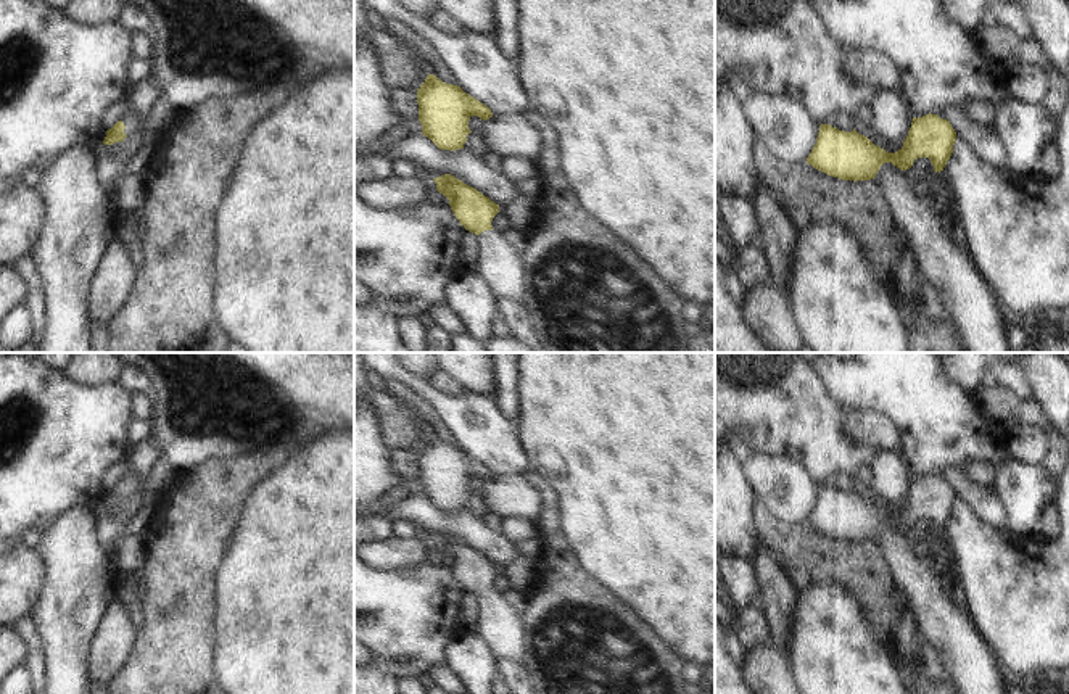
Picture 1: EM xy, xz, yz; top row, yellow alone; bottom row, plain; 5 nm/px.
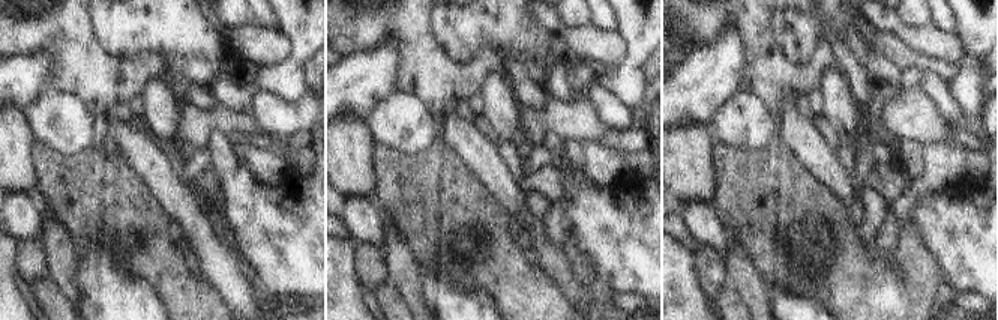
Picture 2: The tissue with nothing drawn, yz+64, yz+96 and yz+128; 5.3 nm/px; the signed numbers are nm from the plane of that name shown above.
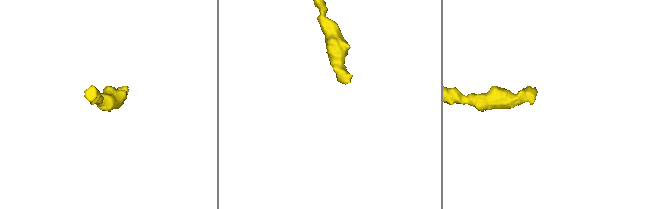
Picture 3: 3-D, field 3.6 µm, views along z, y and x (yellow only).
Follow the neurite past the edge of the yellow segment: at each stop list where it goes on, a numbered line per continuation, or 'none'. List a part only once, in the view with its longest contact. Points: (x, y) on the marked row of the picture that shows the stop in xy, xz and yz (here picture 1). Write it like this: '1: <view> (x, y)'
1: xy (129, 119)

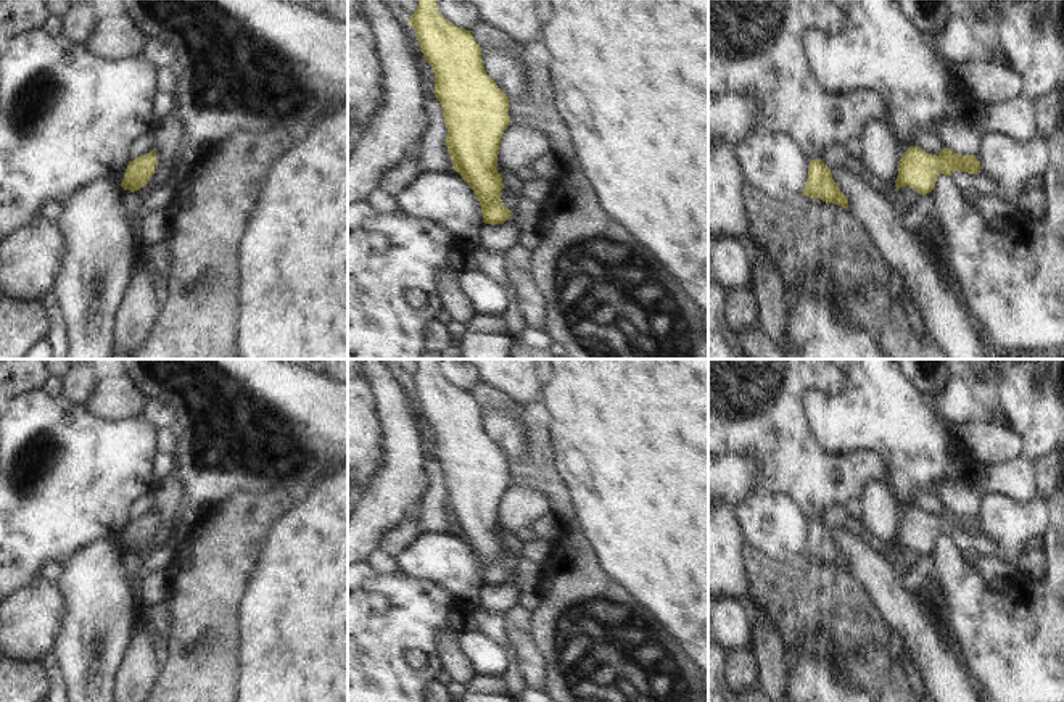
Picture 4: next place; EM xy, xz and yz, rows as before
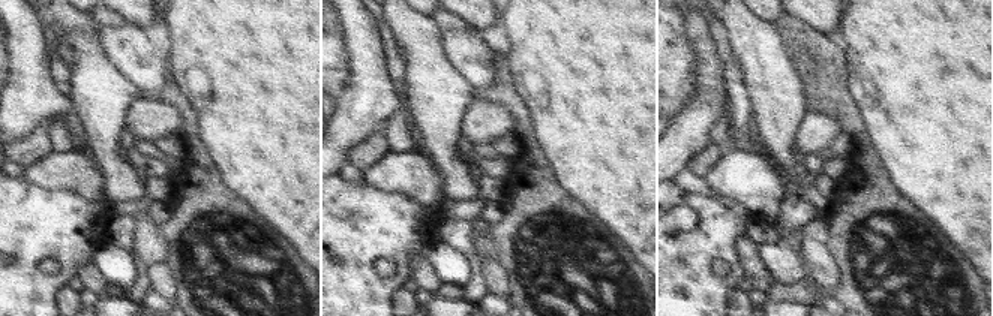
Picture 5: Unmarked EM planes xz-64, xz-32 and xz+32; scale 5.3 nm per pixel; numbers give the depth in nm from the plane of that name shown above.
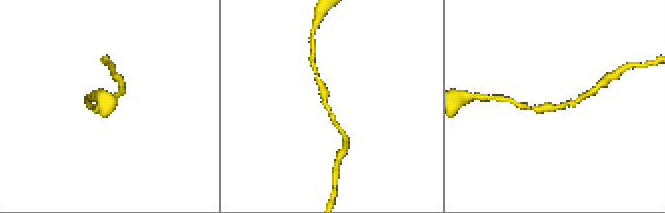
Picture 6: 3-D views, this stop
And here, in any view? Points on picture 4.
none

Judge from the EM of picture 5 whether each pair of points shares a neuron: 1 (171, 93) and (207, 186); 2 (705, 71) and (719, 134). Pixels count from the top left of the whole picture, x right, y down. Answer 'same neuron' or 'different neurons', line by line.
1: same neuron
2: different neurons

